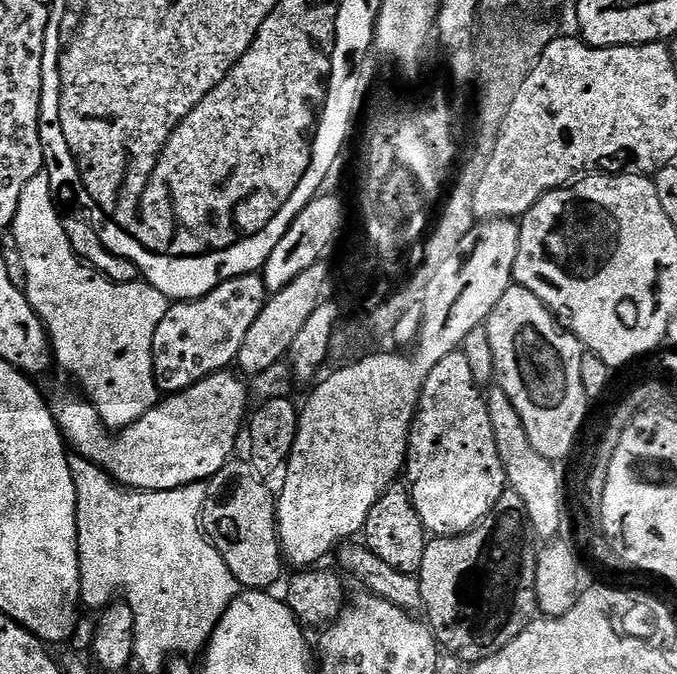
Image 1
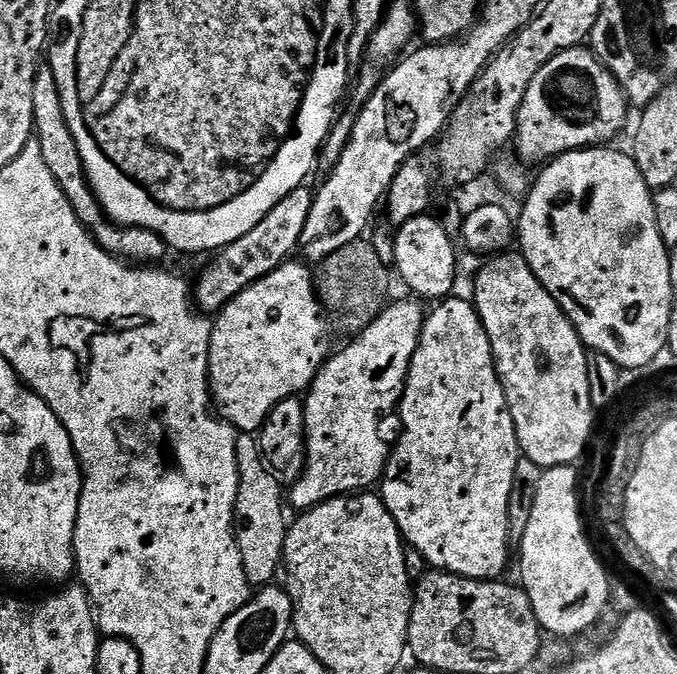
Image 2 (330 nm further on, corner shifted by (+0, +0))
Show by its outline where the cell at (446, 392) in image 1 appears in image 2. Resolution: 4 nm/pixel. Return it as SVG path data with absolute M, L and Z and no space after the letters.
M445 298L435 305L433 312L424 317L424 329L418 342L418 350L410 362L408 383L404 386L404 395L400 397L398 417L404 427L396 448L391 449L388 464L384 467L383 477L378 485L378 495L390 510L394 522L400 528L401 537L409 545L417 548L424 555L433 569L452 572L455 576L465 576L471 580L490 580L503 577L504 567L508 564L508 503L514 482L514 466L522 459L518 434L514 430L514 418L510 414L510 406L506 402L504 387L500 375L496 373L496 359L492 356L490 338L484 329L484 323L476 313L475 307L464 300Z

